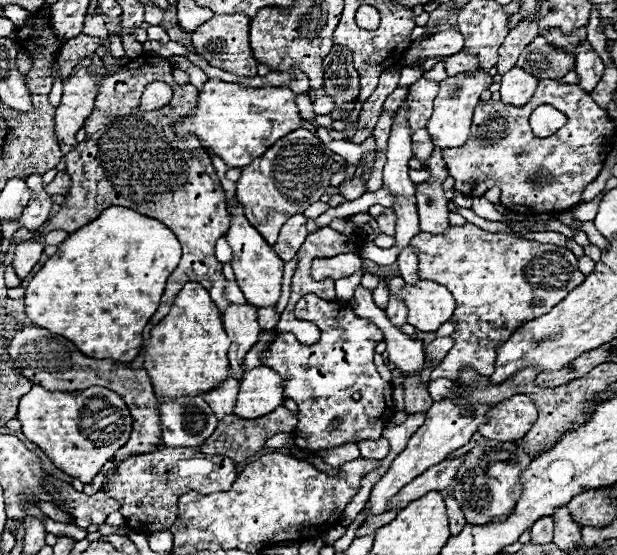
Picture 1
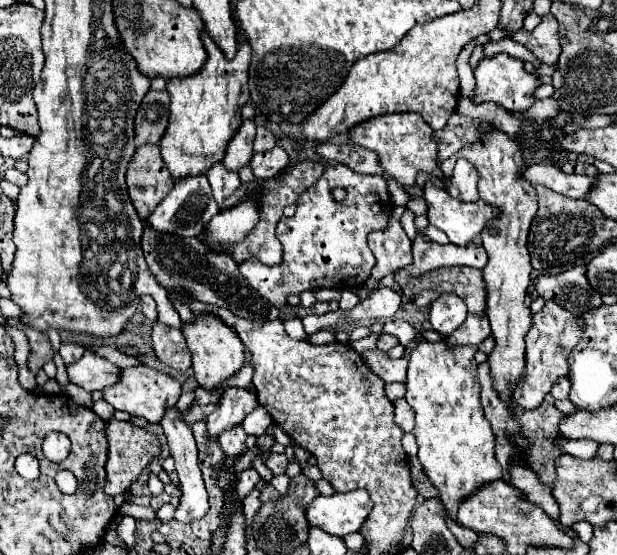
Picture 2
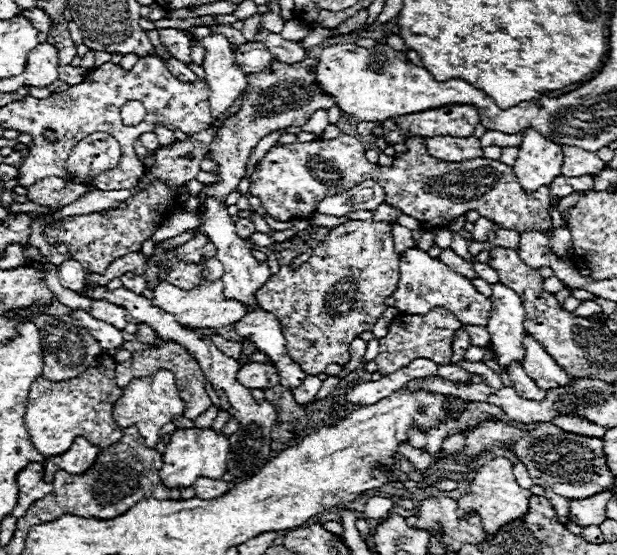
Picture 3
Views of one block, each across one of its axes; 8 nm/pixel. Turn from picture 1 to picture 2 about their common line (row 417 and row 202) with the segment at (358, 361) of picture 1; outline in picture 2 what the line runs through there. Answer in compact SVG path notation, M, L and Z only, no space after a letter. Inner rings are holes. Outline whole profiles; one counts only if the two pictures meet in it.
M340 164L328 166L320 180L300 194L296 214L292 218L282 218L276 226L276 238L284 248L282 264L266 266L258 258L248 258L238 270L250 286L276 308L286 306L288 294L302 294L316 288L356 290L376 266L366 236L388 226L392 208L388 184L382 176L362 176ZM334 188L346 188L348 194L342 202L332 198Z

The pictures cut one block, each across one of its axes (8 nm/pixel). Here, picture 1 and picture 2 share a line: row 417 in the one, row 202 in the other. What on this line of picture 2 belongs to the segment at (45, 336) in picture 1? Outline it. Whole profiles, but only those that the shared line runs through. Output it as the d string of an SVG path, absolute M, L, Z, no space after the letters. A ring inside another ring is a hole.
M144 144L136 150L126 170L126 184L140 220L146 220L148 214L174 186L174 180L162 162L158 146Z

